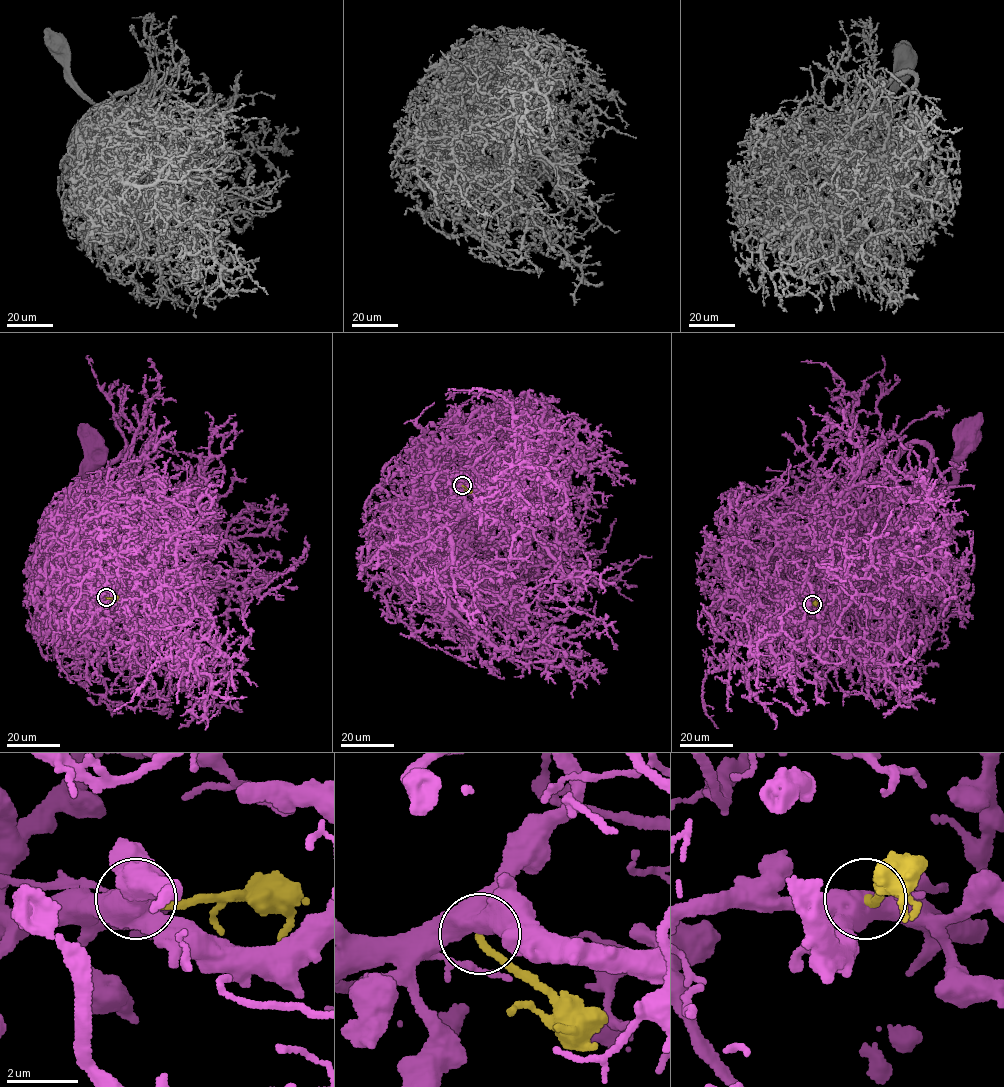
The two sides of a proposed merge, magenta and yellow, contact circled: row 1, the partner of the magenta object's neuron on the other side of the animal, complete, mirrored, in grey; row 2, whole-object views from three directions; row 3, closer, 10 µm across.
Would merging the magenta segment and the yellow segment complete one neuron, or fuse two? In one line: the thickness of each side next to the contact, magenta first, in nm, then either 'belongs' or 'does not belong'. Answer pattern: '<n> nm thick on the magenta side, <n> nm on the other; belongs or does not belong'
550 nm thick on the magenta side, 200 nm on the other; does not belong

